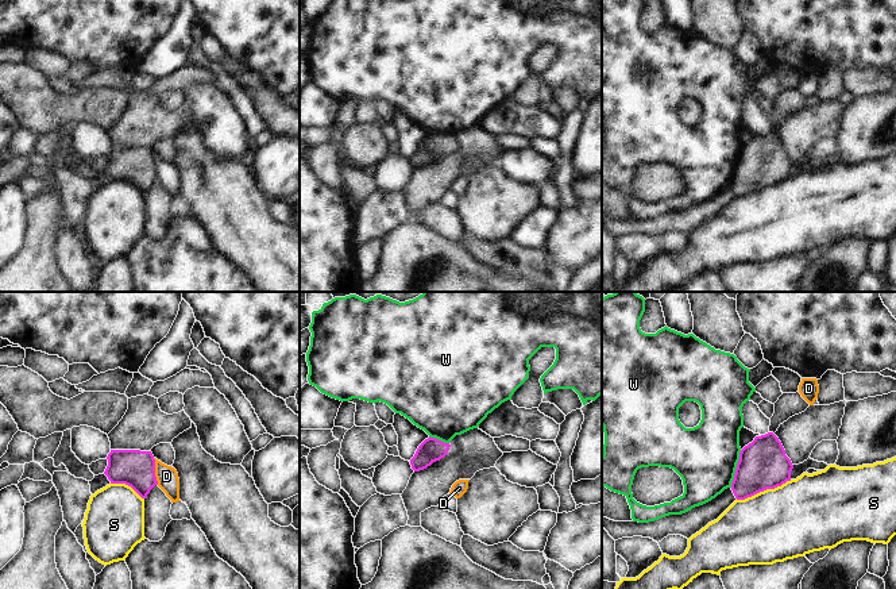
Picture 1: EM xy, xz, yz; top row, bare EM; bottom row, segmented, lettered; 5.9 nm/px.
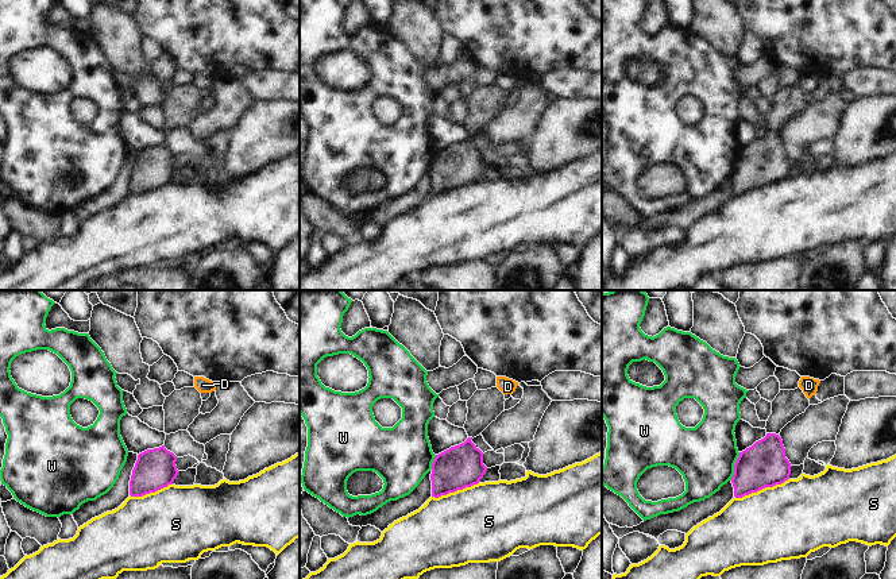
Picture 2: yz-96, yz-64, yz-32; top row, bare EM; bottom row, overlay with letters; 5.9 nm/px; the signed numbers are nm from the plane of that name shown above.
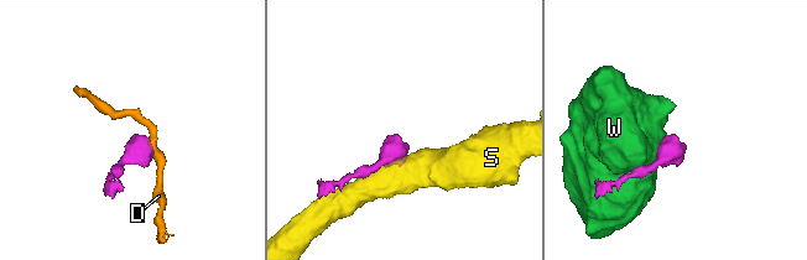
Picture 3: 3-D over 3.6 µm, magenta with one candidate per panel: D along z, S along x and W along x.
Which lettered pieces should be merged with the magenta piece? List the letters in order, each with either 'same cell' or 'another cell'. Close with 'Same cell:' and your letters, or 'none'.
D: another cell
S: another cell
W: another cell
Same cell: none

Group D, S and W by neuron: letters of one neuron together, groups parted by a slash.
D / S / W

